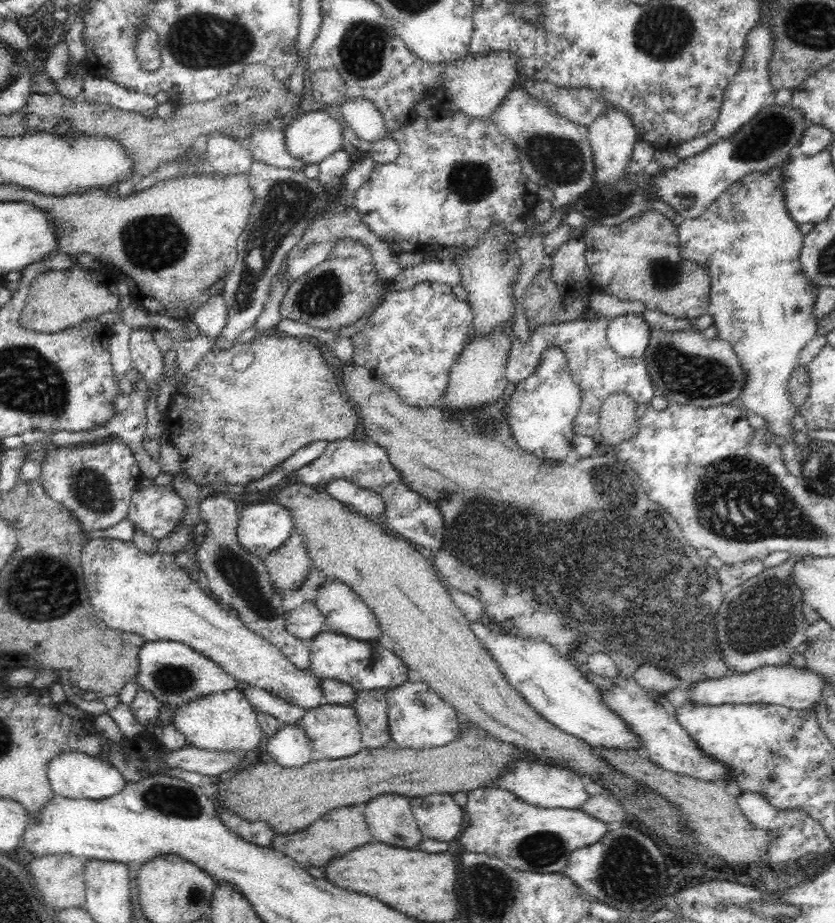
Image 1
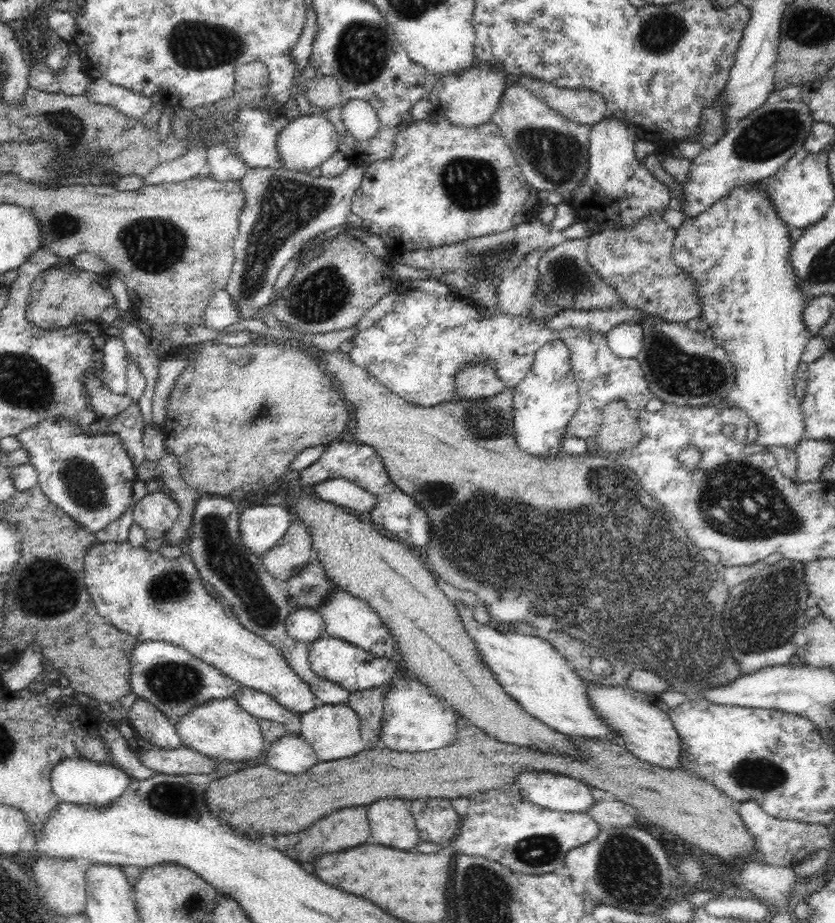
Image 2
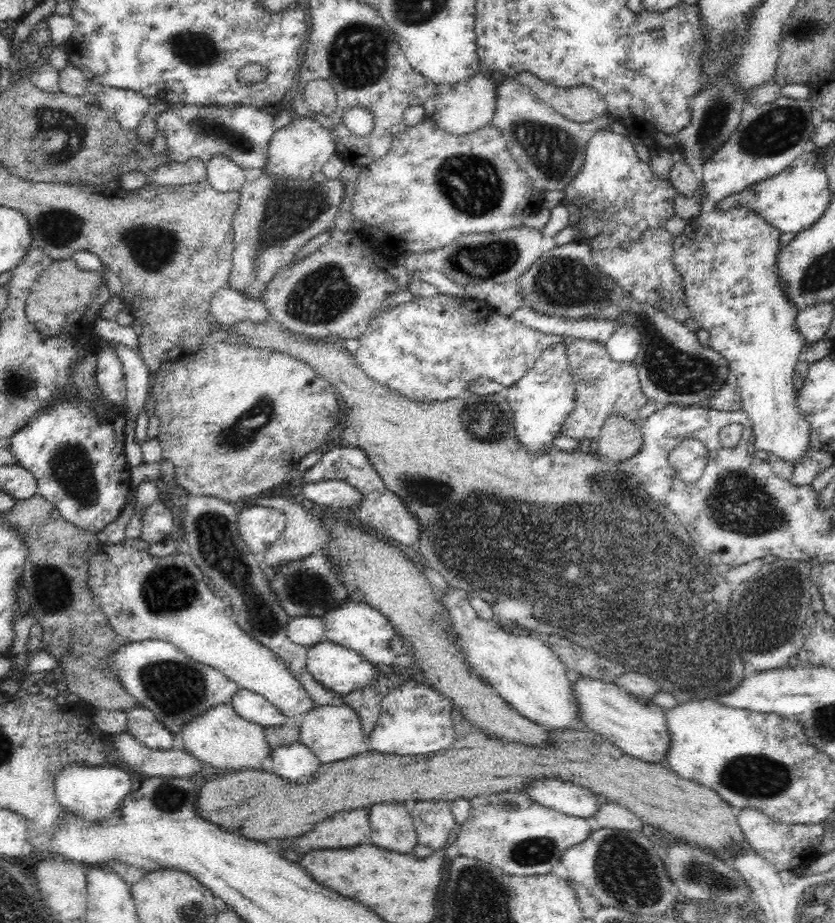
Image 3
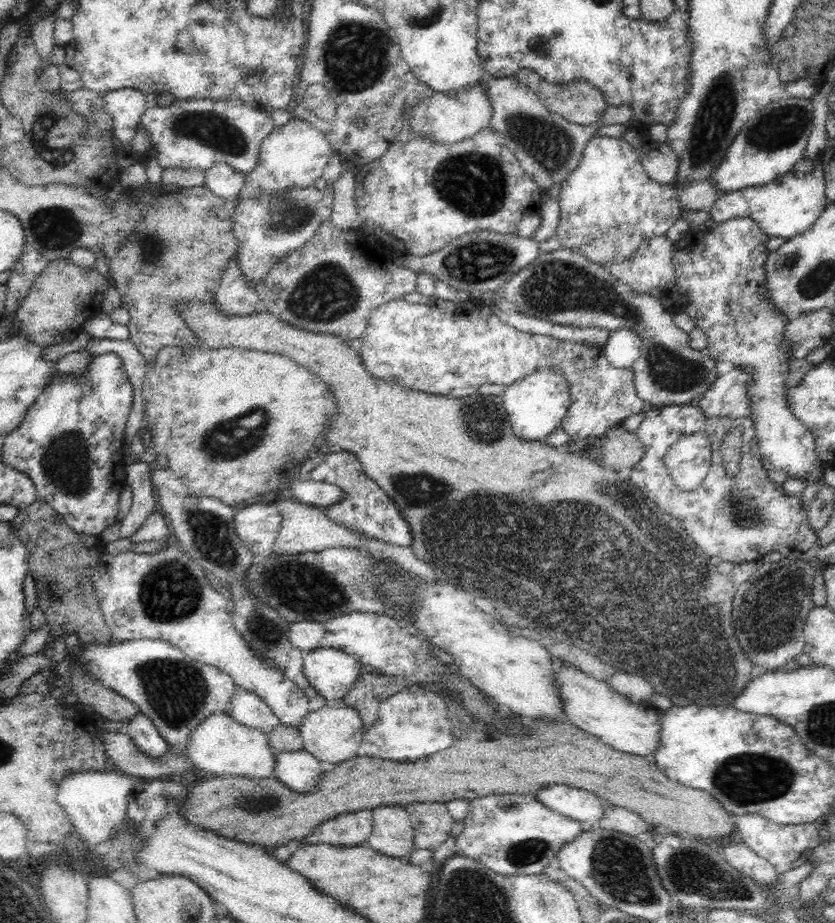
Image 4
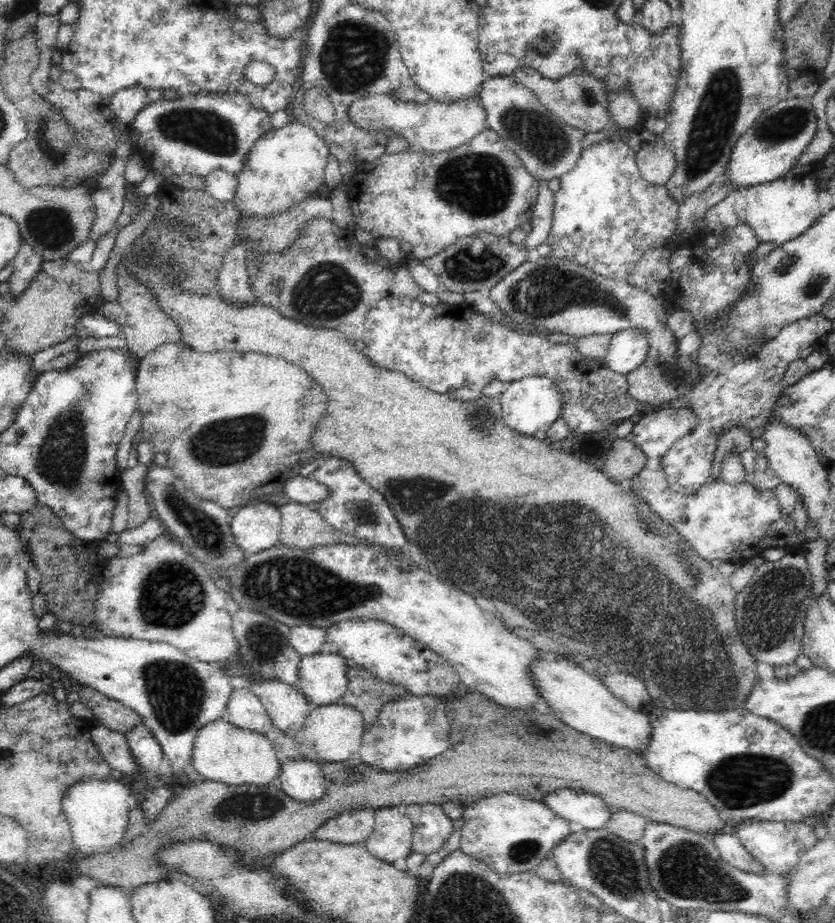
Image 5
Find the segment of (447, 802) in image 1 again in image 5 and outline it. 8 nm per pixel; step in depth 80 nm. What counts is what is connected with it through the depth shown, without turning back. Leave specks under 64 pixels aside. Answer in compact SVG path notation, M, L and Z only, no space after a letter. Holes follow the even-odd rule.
M412 804L405 805L402 809L414 825L412 853L428 855L438 852L459 825L442 812L440 804Z

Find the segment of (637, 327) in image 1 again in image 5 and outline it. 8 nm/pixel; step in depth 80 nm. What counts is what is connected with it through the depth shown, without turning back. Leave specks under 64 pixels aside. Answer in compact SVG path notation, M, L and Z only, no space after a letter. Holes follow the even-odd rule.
M626 329L612 335L605 363L612 372L628 374L644 364L650 350L648 333L640 329Z

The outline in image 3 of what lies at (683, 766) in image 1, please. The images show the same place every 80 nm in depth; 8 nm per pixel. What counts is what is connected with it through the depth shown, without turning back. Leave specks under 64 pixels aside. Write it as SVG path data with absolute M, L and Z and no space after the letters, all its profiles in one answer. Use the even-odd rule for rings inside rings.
M575 675L573 683L581 722L587 730L602 734L628 756L649 763L664 764L670 746L664 708L655 705L652 699L628 694L610 682Z

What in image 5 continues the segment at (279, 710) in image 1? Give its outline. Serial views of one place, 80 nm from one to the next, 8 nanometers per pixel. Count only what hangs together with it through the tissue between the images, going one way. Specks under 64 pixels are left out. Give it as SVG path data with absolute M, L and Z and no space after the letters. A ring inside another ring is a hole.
M249 688L232 690L227 702L226 720L238 728L256 731L258 734L271 736L274 732L262 701Z

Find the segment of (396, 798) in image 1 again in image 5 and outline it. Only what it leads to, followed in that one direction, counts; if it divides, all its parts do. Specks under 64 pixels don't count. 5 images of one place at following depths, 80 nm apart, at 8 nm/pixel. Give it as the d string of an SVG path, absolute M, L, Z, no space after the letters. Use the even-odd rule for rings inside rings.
M400 806L382 807L375 810L375 826L372 834L364 841L365 849L384 862L396 862L398 858L408 858L413 839L413 822Z

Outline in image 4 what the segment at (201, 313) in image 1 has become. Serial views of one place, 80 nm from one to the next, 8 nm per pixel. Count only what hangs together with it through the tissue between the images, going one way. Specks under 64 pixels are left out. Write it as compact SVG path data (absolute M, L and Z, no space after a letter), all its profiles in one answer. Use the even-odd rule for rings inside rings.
M232 257L224 267L220 286L212 301L224 315L231 317L259 313L256 305L258 299L258 293L244 279L244 273L238 267L238 259Z

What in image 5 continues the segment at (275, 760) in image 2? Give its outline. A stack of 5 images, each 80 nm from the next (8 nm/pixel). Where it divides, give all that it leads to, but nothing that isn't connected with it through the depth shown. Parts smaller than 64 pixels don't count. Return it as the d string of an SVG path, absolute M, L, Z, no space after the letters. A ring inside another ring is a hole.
M307 758L284 760L277 776L277 784L296 802L312 804L326 794L327 778L321 769L324 764Z

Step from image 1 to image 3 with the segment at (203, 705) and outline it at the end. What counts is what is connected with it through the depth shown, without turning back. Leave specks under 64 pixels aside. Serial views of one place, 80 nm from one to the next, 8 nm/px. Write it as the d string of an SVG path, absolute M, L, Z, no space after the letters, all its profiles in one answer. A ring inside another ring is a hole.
M231 704L212 706L202 714L196 714L182 730L183 750L203 764L217 768L218 772L263 770L262 762L271 754L266 740L266 729L241 717Z

